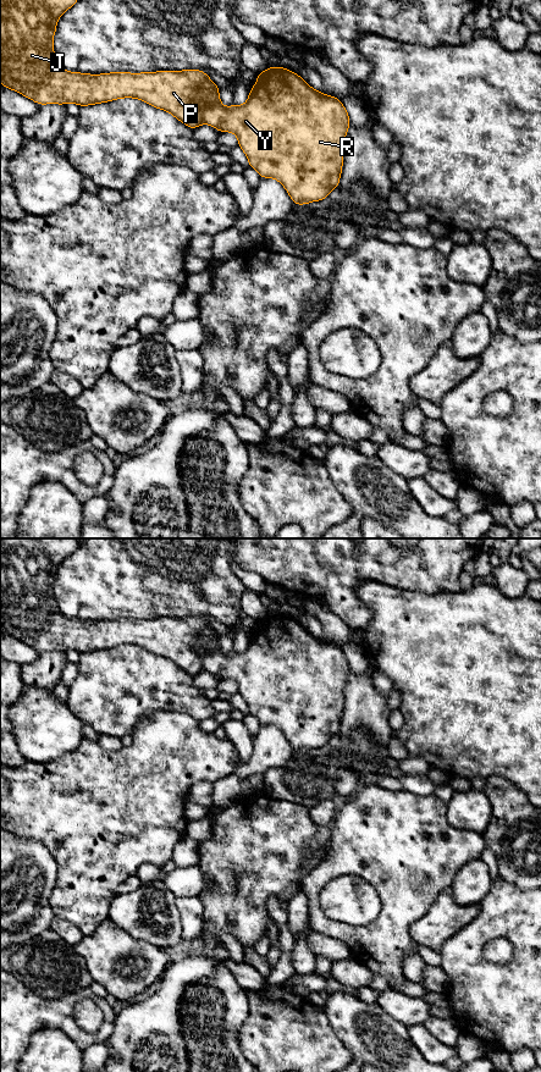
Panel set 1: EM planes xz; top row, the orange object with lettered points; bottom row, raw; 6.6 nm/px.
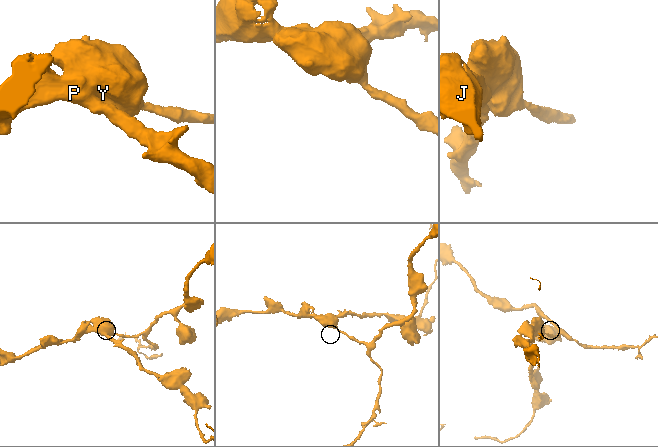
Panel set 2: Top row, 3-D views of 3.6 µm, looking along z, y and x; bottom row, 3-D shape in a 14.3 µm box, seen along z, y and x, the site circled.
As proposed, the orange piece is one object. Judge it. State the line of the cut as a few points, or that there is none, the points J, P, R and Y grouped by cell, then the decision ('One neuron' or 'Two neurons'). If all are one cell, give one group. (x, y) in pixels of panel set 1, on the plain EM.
Split along xz (211, 628), (197, 637), (213, 647), (202, 669). Groups: J P / R Y. Two neurons

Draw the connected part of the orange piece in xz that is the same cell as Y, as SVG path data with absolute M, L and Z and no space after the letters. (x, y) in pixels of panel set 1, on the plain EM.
M281 613L258 620L244 652L223 654L219 641L212 628L198 635L198 646L214 647L202 656L203 670L220 680L234 680L249 713L261 725L276 725L296 752L320 748L339 734L343 691L350 668L338 645L313 636L299 621Z

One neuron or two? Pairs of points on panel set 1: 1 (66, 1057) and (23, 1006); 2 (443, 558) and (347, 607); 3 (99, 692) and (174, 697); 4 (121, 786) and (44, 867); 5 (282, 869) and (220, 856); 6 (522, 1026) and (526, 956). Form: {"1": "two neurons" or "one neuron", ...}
{"1": "two neurons", "2": "one neuron", "3": "one neuron", "4": "two neurons", "5": "one neuron", "6": "one neuron"}

